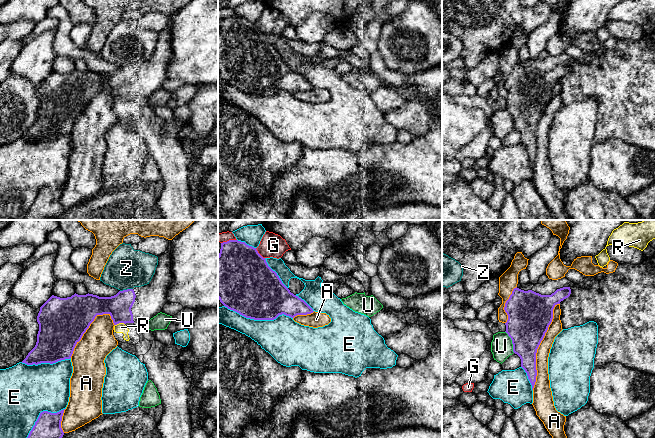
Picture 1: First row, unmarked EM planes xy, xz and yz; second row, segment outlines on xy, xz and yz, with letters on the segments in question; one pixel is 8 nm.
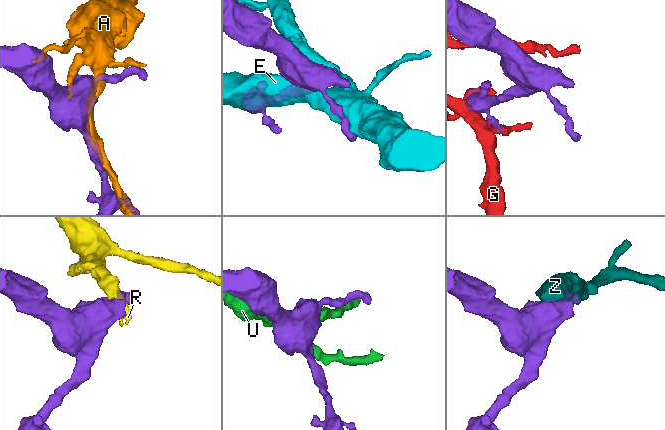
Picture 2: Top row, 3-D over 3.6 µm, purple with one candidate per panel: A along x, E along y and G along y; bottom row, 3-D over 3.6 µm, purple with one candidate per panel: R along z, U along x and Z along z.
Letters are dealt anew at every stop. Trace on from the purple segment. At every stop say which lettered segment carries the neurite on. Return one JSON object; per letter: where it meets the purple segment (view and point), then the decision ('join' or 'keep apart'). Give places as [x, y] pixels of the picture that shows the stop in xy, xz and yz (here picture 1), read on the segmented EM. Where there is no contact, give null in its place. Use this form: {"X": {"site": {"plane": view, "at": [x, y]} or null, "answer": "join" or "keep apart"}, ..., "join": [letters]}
{"A": {"site": {"plane": "yz", "at": [538, 346]}, "answer": "keep apart"}, "E": {"site": {"plane": "xz", "at": [258, 319]}, "answer": "keep apart"}, "G": {"site": {"plane": "xz", "at": [258, 253]}, "answer": "keep apart"}, "R": {"site": {"plane": "xy", "at": [119, 322]}, "answer": "keep apart"}, "U": {"site": {"plane": "yz", "at": [512, 342]}, "answer": "keep apart"}, "Z": {"site": {"plane": "xy", "at": [127, 289]}, "answer": "keep apart"}, "join": []}

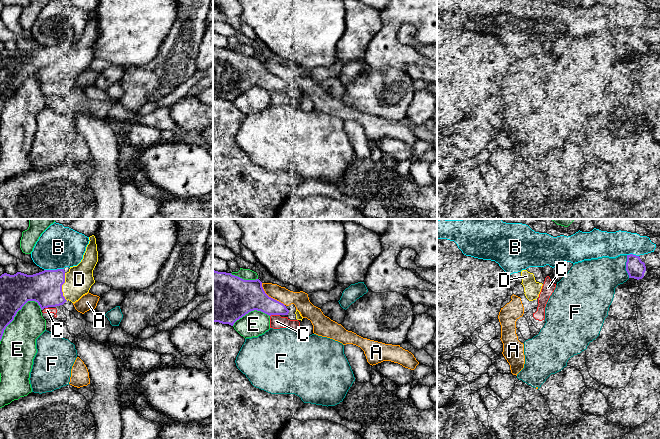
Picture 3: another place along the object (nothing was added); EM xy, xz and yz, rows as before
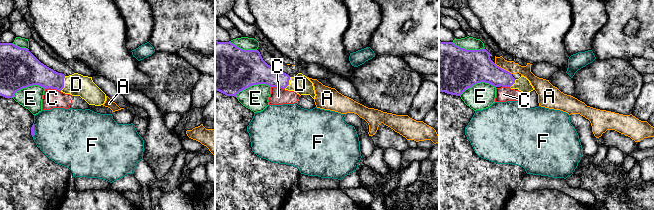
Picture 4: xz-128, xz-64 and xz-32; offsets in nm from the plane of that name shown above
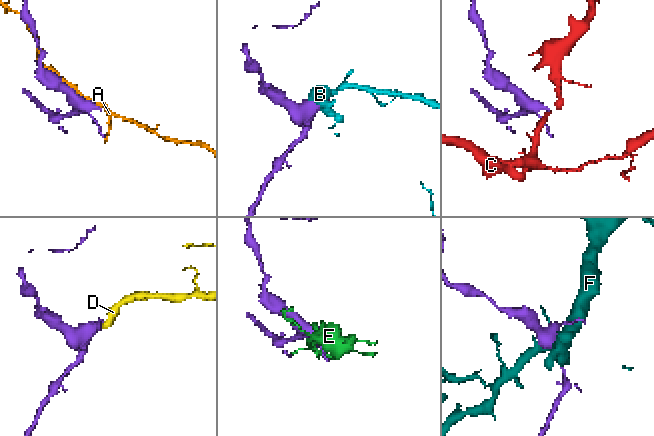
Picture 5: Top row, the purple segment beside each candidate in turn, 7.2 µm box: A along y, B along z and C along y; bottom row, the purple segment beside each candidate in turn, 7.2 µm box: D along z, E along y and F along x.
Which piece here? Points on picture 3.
{"A": {"site": {"plane": "xz", "at": [270, 297]}, "answer": "keep apart"}, "B": {"site": {"plane": "xy", "at": [53, 270]}, "answer": "keep apart"}, "C": {"site": {"plane": "xz", "at": [274, 314]}, "answer": "keep apart"}, "D": {"site": {"plane": "xy", "at": [61, 287]}, "answer": "join"}, "E": {"site": {"plane": "xy", "at": [14, 316]}, "answer": "keep apart"}, "F": {"site": {"plane": "yz", "at": [626, 266]}, "answer": "keep apart"}, "join": ["D"]}

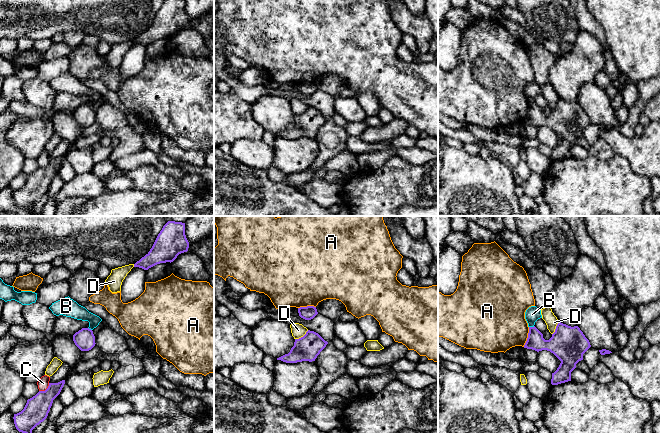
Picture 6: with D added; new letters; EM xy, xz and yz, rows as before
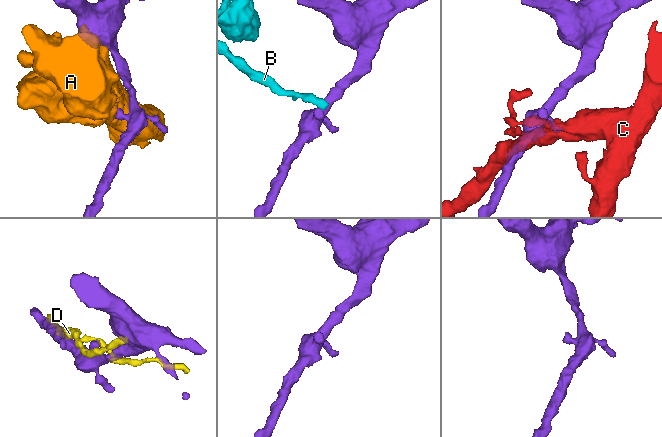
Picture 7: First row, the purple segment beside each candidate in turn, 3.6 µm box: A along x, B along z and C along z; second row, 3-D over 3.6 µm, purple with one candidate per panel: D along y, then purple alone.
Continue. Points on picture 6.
{"A": {"site": {"plane": "yz", "at": [528, 337]}, "answer": "keep apart"}, "B": {"site": {"plane": "yz", "at": [531, 327]}, "answer": "keep apart"}, "C": {"site": {"plane": "xy", "at": [46, 389]}, "answer": "keep apart"}, "D": {"site": {"plane": "xz", "at": [301, 337]}, "answer": "keep apart"}, "join": []}

